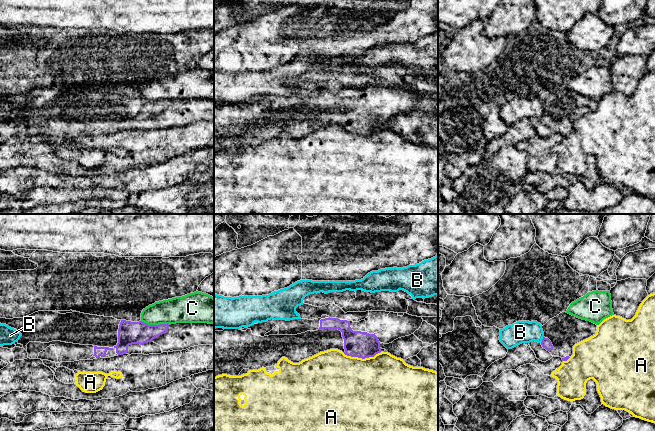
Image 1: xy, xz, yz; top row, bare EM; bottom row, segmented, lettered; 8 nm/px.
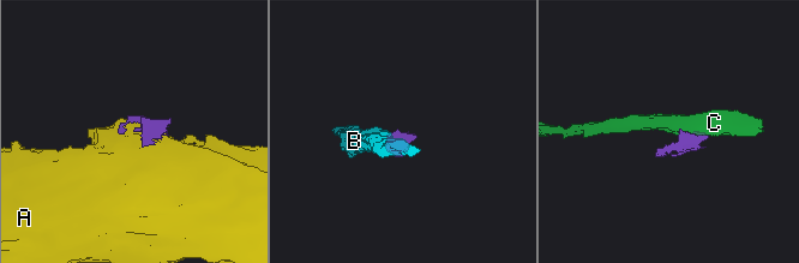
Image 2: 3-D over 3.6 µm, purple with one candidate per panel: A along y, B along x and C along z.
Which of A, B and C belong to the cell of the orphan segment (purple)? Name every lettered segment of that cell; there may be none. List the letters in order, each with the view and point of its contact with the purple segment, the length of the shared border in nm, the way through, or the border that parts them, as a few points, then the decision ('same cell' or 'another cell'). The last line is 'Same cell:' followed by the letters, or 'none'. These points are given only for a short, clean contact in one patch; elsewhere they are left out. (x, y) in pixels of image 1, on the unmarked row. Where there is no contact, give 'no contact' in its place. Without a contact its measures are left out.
A: contact xz (361, 133); length 300 nm; another cell
B: contact yz (542, 115); length 60 nm; another cell
C: contact xy (155, 101); length 240 nm; border xy (141, 96), (148, 100), (169, 100); another cell
Same cell: none

